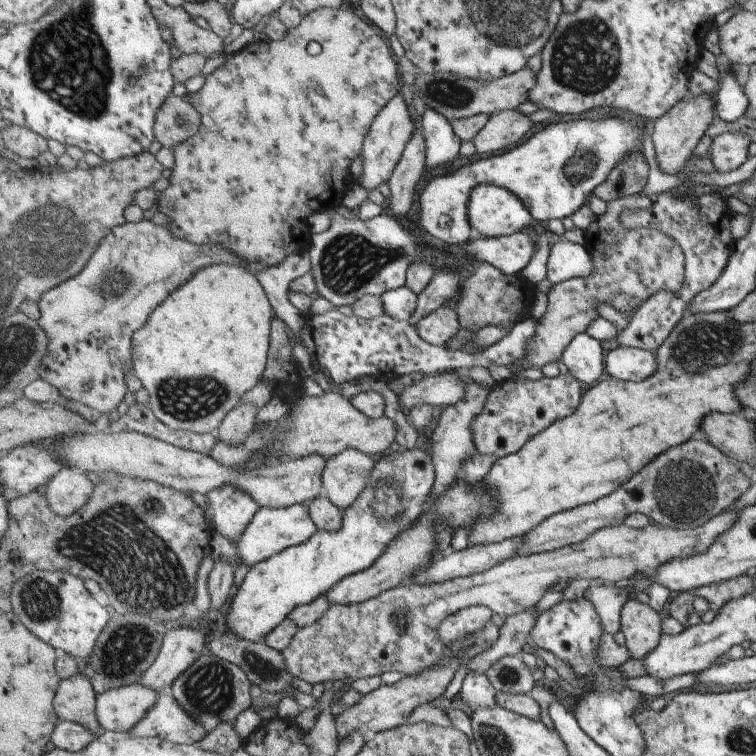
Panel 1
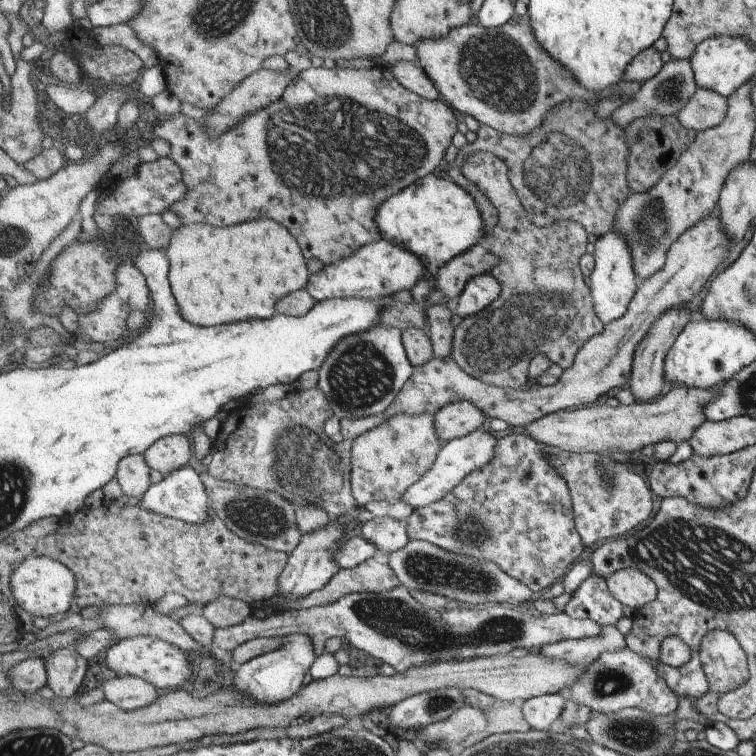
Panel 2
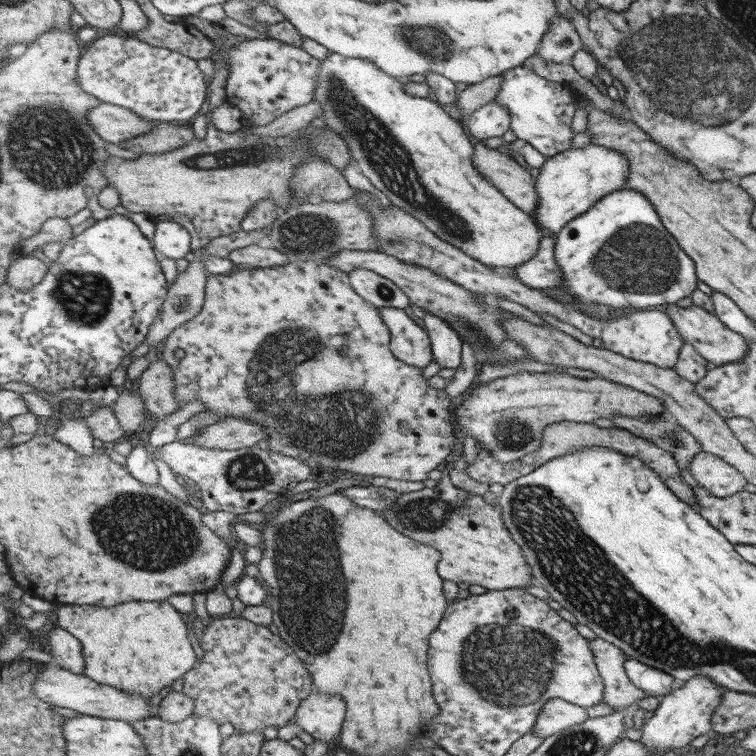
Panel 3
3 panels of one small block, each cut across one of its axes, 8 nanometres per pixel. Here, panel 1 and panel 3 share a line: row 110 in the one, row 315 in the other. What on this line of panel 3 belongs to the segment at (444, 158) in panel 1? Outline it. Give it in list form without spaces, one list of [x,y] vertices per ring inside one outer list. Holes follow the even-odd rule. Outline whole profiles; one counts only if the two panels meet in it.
[[[425,312],[424,328],[431,338],[431,346],[435,361],[442,368],[459,368],[461,366],[461,350],[463,341],[461,336],[443,318]]]

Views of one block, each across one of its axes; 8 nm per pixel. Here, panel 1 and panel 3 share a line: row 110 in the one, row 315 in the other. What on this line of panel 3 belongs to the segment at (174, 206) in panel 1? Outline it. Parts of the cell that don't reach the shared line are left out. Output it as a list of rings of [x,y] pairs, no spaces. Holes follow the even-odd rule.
[[[291,261],[285,266],[241,270],[229,275],[210,274],[203,311],[193,320],[176,328],[173,334],[168,337],[165,349],[159,357],[173,369],[179,407],[193,400],[203,400],[205,409],[219,415],[220,420],[222,420],[221,417],[233,416],[234,418],[256,422],[265,429],[266,439],[271,451],[275,450],[288,454],[297,460],[301,460],[304,464],[308,464],[316,471],[320,468],[333,468],[341,470],[345,476],[356,473],[372,477],[385,476],[385,478],[394,478],[395,480],[423,482],[429,478],[431,470],[439,468],[439,464],[445,462],[445,458],[451,454],[453,444],[457,440],[455,426],[453,426],[453,414],[451,414],[451,404],[453,402],[451,402],[451,397],[447,396],[444,389],[429,386],[430,379],[425,379],[422,368],[411,366],[395,356],[390,348],[391,329],[386,325],[386,322],[383,322],[382,317],[381,309],[366,302],[355,292],[348,273],[323,262]],[[269,336],[271,336],[271,344],[263,344],[263,340],[269,338]],[[177,348],[185,352],[183,359],[175,358]]]

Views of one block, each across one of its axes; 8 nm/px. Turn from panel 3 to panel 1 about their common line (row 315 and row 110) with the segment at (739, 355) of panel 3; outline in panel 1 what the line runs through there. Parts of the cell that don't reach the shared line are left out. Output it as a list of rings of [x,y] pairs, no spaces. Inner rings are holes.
[[[703,93],[695,97],[689,96],[662,118],[653,122],[650,135],[656,152],[656,162],[663,173],[676,175],[686,168],[687,158],[695,148],[695,144],[699,142],[701,134],[705,132],[707,124],[711,122],[711,116],[713,116],[713,102]]]

